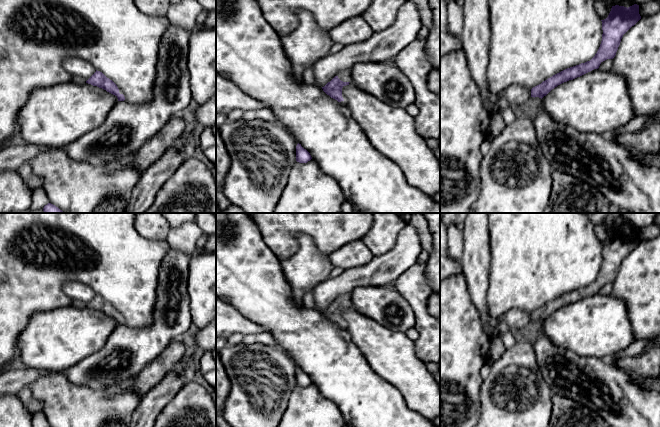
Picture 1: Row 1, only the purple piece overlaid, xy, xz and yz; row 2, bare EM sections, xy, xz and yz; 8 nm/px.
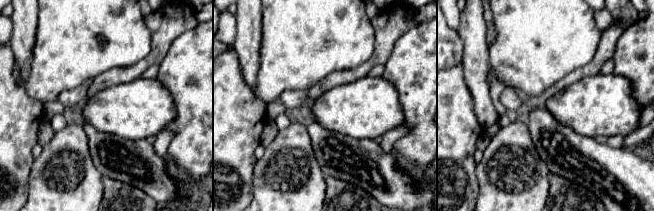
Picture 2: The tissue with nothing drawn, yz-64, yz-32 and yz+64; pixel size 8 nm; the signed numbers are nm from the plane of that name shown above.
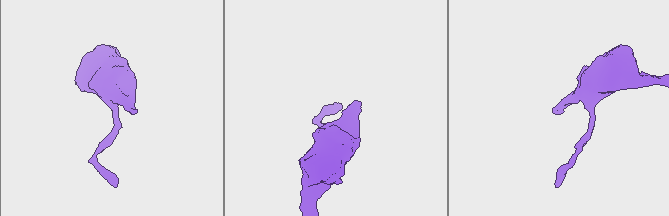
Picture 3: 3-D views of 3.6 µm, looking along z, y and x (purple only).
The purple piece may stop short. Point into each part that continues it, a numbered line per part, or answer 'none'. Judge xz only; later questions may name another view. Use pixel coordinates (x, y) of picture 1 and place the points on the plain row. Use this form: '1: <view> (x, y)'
1: xz (345, 300)

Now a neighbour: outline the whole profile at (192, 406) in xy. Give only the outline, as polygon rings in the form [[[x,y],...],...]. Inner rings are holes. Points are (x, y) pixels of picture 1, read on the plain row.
[[[188,380],[158,414],[153,427],[216,427],[216,405],[204,386]]]

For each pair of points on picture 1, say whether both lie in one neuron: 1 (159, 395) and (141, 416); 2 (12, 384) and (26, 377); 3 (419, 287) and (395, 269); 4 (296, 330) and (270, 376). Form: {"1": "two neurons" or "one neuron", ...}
{"1": "one neuron", "2": "one neuron", "3": "two neurons", "4": "two neurons"}

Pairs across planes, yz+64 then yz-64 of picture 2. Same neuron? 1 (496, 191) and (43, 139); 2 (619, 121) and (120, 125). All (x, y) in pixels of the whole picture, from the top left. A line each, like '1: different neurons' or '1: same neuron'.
1: different neurons
2: same neuron

